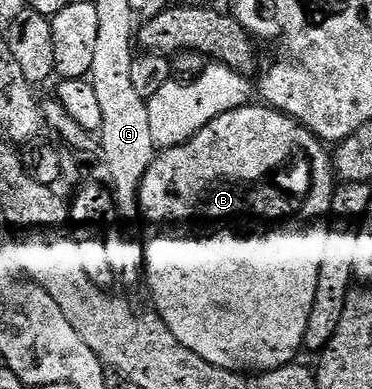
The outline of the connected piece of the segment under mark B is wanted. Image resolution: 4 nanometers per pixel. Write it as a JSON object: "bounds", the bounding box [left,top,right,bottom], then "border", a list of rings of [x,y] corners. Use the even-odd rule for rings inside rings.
{"bounds":[140,103,335,373],"border":[[[250,103],[239,107],[235,111],[227,111],[223,115],[219,115],[214,119],[214,121],[209,121],[207,127],[200,129],[197,134],[193,136],[189,141],[184,141],[182,145],[176,145],[170,149],[160,150],[156,154],[154,161],[150,165],[150,169],[147,170],[146,174],[143,175],[142,185],[140,189],[140,202],[141,202],[141,212],[140,216],[142,218],[146,217],[153,225],[194,225],[193,233],[181,233],[178,237],[172,237],[169,233],[161,233],[158,237],[153,237],[149,242],[144,242],[143,245],[143,254],[145,256],[145,263],[143,266],[143,281],[147,286],[149,285],[149,293],[153,296],[153,305],[152,308],[155,310],[158,317],[163,319],[163,323],[171,331],[171,335],[175,335],[175,339],[179,339],[179,343],[183,343],[183,347],[187,347],[187,351],[195,351],[195,355],[199,355],[199,359],[207,359],[207,363],[211,363],[215,367],[223,367],[224,369],[229,369],[233,373],[266,373],[272,369],[278,369],[284,365],[290,364],[294,360],[293,357],[297,352],[302,352],[304,343],[305,343],[305,332],[307,331],[307,318],[311,315],[311,307],[315,303],[315,287],[319,287],[319,267],[323,267],[323,251],[327,247],[327,239],[329,238],[330,226],[327,224],[327,221],[324,221],[321,217],[328,218],[330,216],[332,207],[333,207],[333,191],[335,188],[335,174],[333,171],[333,162],[332,160],[328,161],[325,165],[325,177],[317,177],[317,183],[315,183],[315,188],[313,189],[313,197],[307,197],[307,199],[302,199],[300,195],[291,195],[290,197],[285,197],[285,189],[279,187],[279,183],[275,183],[273,177],[261,177],[261,179],[253,179],[253,181],[239,181],[239,177],[257,177],[261,175],[263,171],[267,171],[269,167],[273,167],[277,161],[281,161],[281,158],[285,157],[285,153],[281,153],[283,145],[277,145],[277,121],[285,121],[285,129],[293,129],[293,137],[314,137],[313,132],[310,129],[305,128],[300,121],[296,123],[291,123],[291,117],[283,119],[283,111],[280,108],[268,109],[265,105],[256,105],[256,103]]]}

